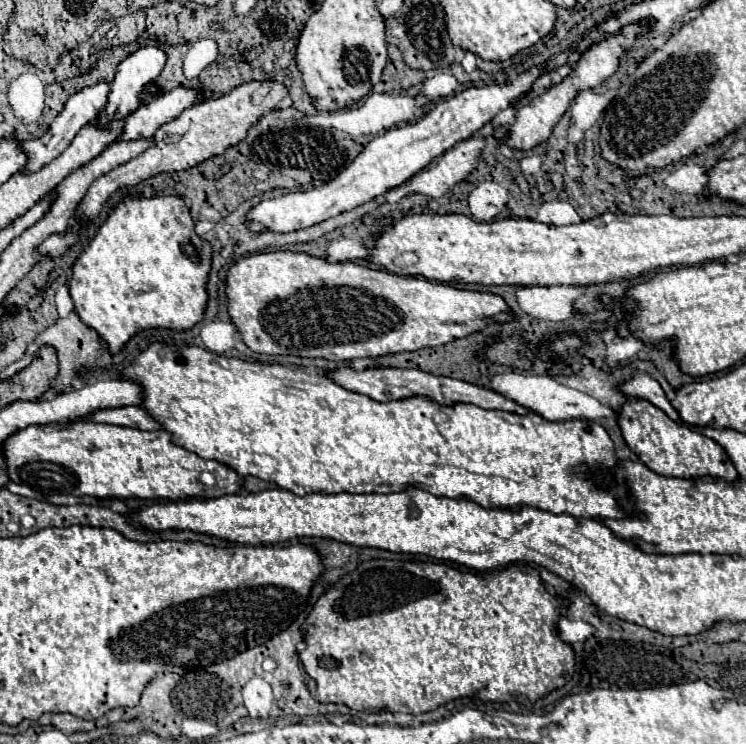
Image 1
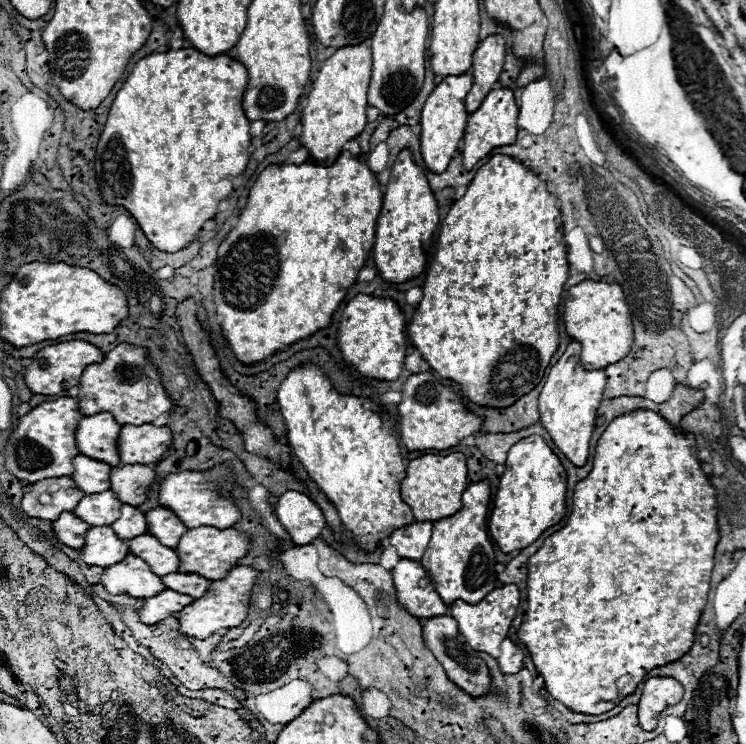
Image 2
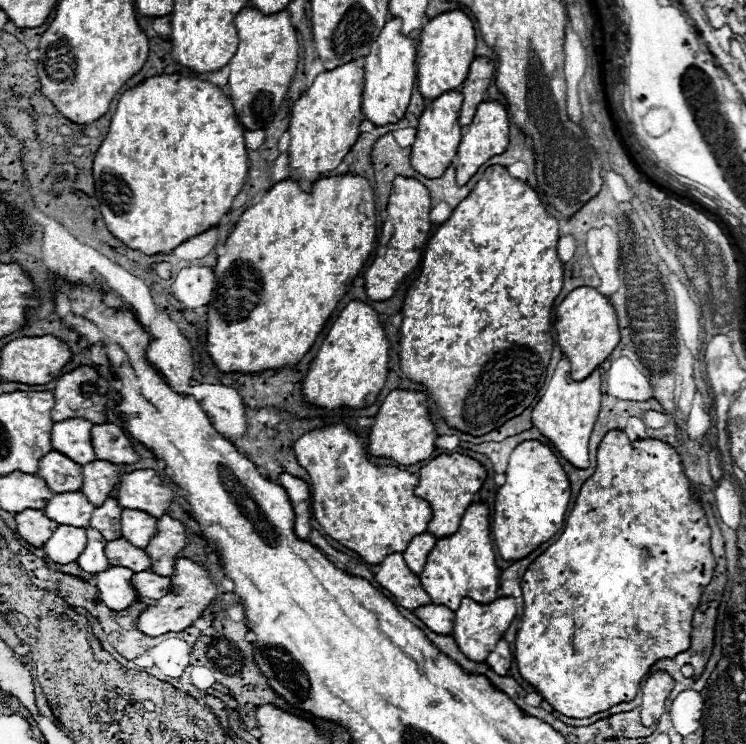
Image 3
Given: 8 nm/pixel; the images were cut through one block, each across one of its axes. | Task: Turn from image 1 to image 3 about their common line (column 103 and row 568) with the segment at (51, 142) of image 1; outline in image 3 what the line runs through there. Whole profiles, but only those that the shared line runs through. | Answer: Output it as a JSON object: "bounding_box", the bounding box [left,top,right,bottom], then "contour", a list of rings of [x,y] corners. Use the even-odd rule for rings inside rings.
{"bounding_box":[76,526,110,574],"contour":[[[88,526],[86,530],[88,530],[88,544],[86,544],[86,550],[78,556],[76,564],[78,564],[84,572],[88,572],[88,574],[104,572],[104,570],[110,568],[108,558],[106,558],[106,554],[104,554],[108,542],[106,542],[104,536],[100,536],[100,532],[96,532],[94,528]]]}

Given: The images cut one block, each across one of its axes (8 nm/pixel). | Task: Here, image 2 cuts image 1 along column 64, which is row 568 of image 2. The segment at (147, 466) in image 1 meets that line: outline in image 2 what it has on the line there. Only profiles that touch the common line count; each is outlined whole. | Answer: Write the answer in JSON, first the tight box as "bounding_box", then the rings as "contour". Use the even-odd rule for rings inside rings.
{"bounding_box":[420,480,500,604],"contour":[[[482,480],[476,484],[470,484],[462,494],[462,510],[454,516],[442,518],[434,522],[432,538],[428,542],[428,548],[424,556],[420,558],[420,564],[428,572],[434,590],[440,594],[444,604],[454,604],[456,600],[464,600],[468,604],[478,604],[484,600],[488,592],[492,592],[496,586],[500,586],[494,566],[494,546],[488,536],[488,504],[490,504],[490,482]]]}

